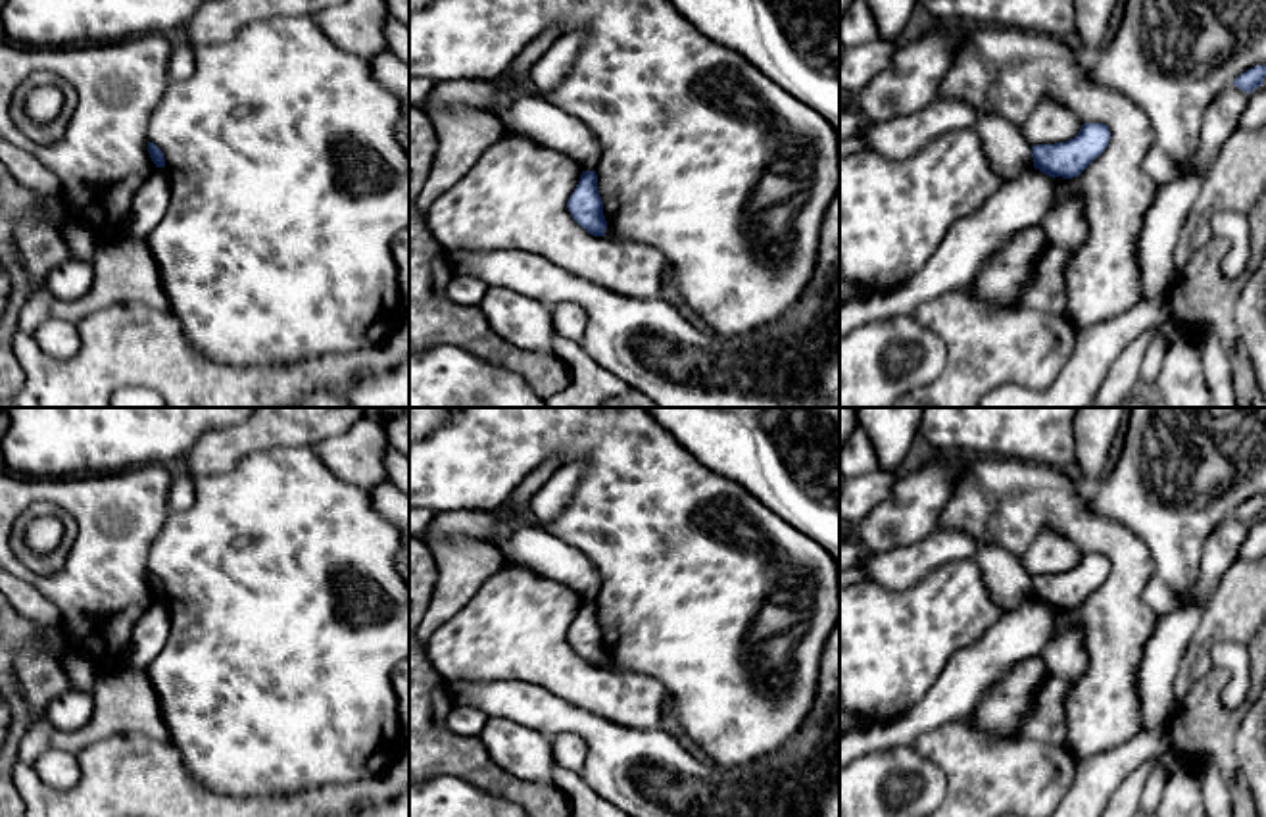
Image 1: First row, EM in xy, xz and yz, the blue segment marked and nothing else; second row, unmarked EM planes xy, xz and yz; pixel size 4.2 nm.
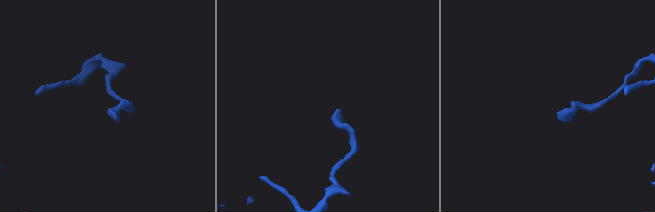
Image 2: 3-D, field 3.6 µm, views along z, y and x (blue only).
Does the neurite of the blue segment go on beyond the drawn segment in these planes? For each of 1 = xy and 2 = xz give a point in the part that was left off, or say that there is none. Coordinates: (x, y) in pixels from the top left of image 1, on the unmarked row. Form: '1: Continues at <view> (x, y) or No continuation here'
1: No continuation here
2: No continuation here

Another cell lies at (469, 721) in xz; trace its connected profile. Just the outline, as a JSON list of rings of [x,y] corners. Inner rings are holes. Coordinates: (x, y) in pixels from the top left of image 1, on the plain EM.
[[[455,706],[453,711],[448,715],[448,727],[463,736],[480,736],[488,719],[490,717],[482,709]]]

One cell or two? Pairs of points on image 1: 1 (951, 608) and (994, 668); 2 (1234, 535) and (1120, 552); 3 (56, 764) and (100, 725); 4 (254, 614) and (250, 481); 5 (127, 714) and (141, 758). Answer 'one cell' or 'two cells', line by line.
1: two cells
2: two cells
3: two cells
4: one cell
5: two cells

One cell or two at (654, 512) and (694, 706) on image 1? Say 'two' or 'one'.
one

